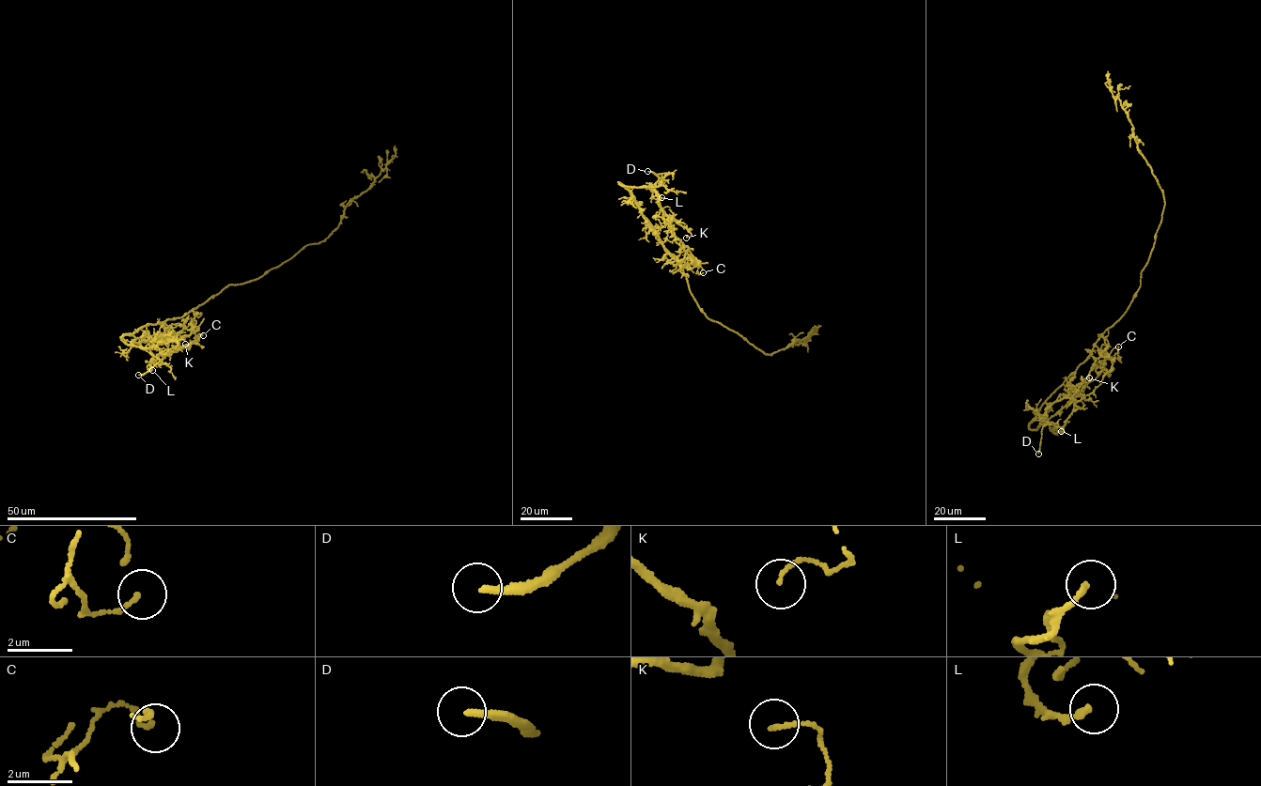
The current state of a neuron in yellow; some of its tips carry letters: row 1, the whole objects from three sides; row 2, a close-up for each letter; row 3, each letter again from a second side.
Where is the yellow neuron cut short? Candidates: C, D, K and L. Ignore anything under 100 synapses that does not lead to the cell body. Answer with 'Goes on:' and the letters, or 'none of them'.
Goes on: D

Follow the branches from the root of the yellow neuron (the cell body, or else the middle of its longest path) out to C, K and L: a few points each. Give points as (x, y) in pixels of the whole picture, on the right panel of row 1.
C: (1131, 301), (1100, 335), (1108, 347), (1070, 397), (1080, 401), (1095, 389), (1118, 346)
K: (1131, 301), (1126, 312), (1100, 335), (1108, 341), (1108, 347), (1087, 377), (1070, 390), (1069, 396), (1089, 377)
L: (1131, 301), (1126, 312), (1100, 335), (1108, 341), (1108, 347), (1088, 376), (1069, 392), (1075, 403), (1061, 431)

